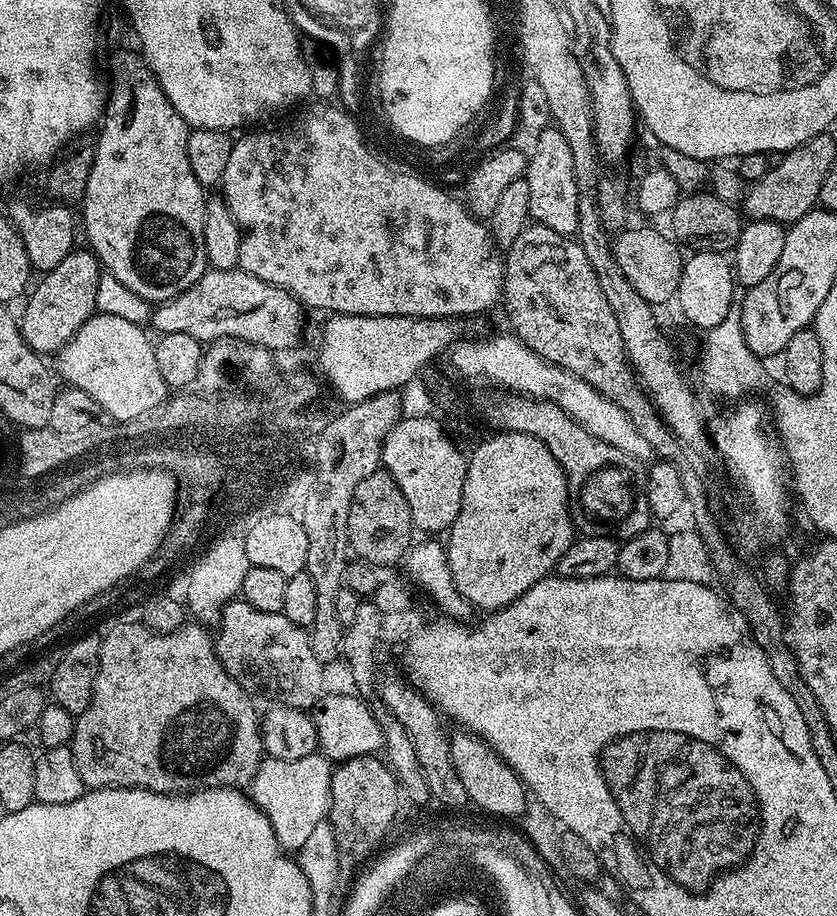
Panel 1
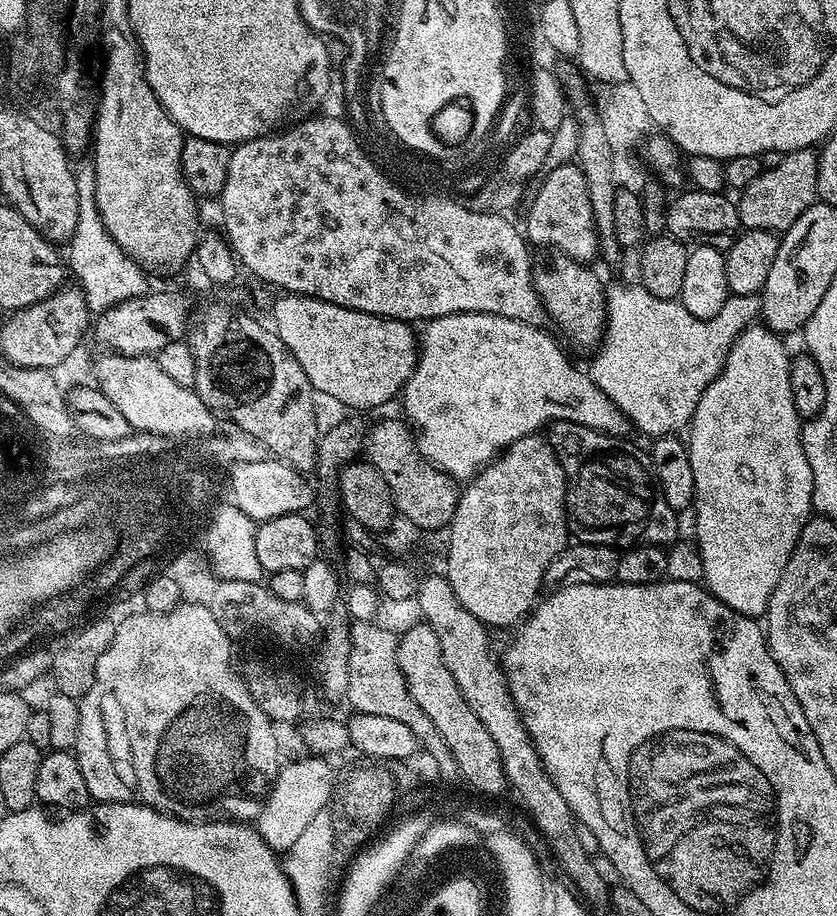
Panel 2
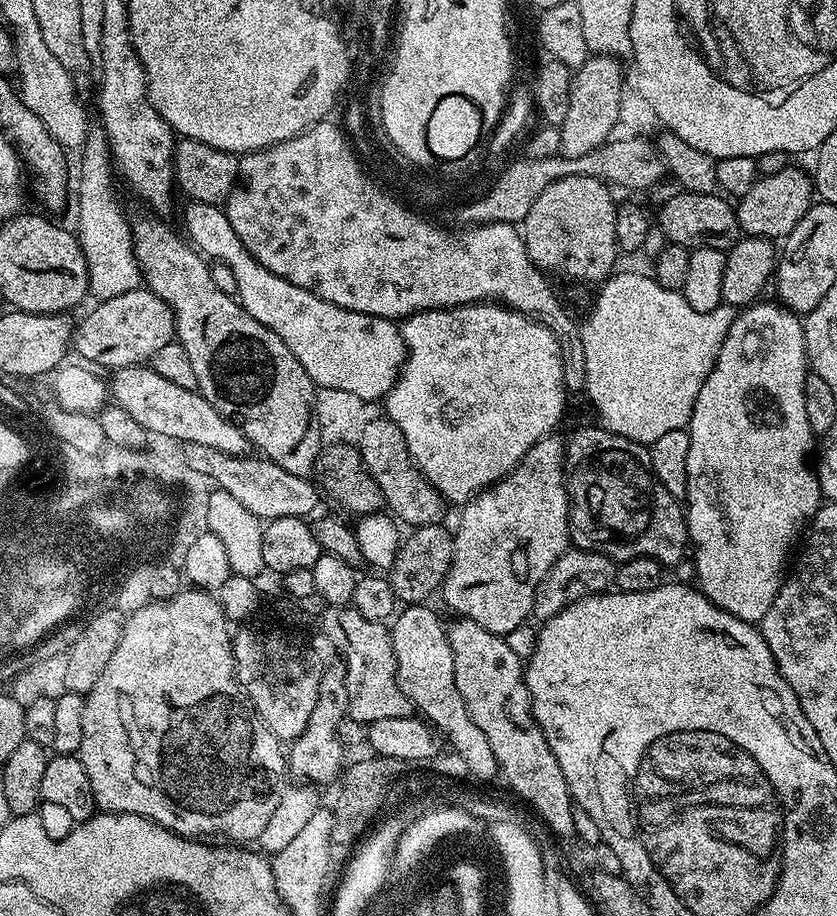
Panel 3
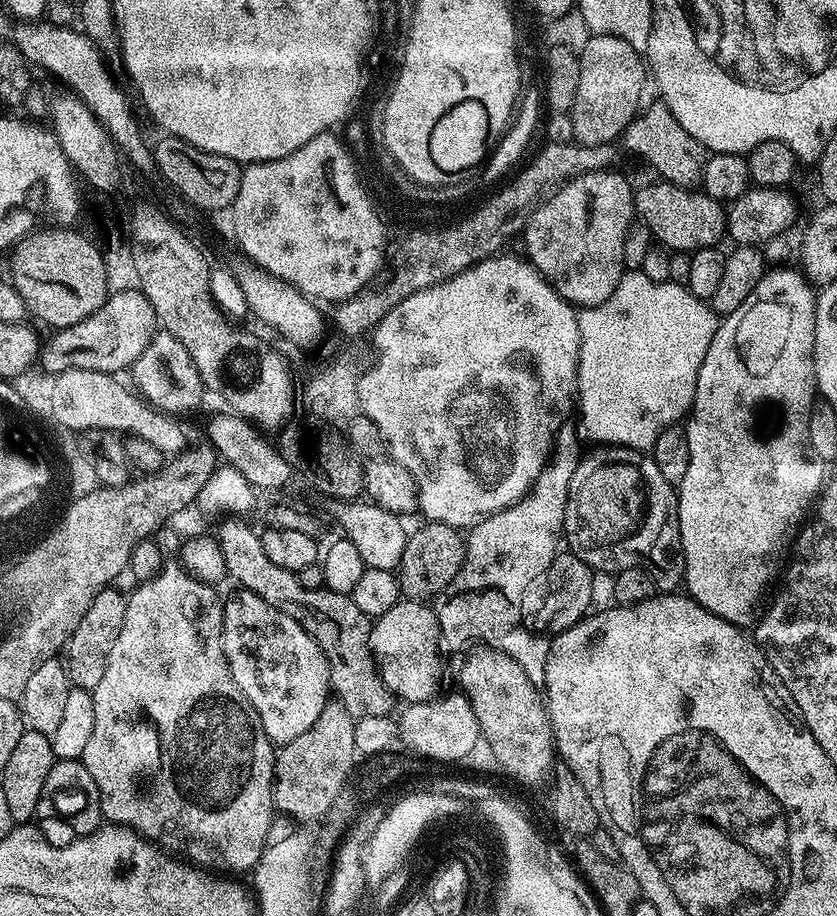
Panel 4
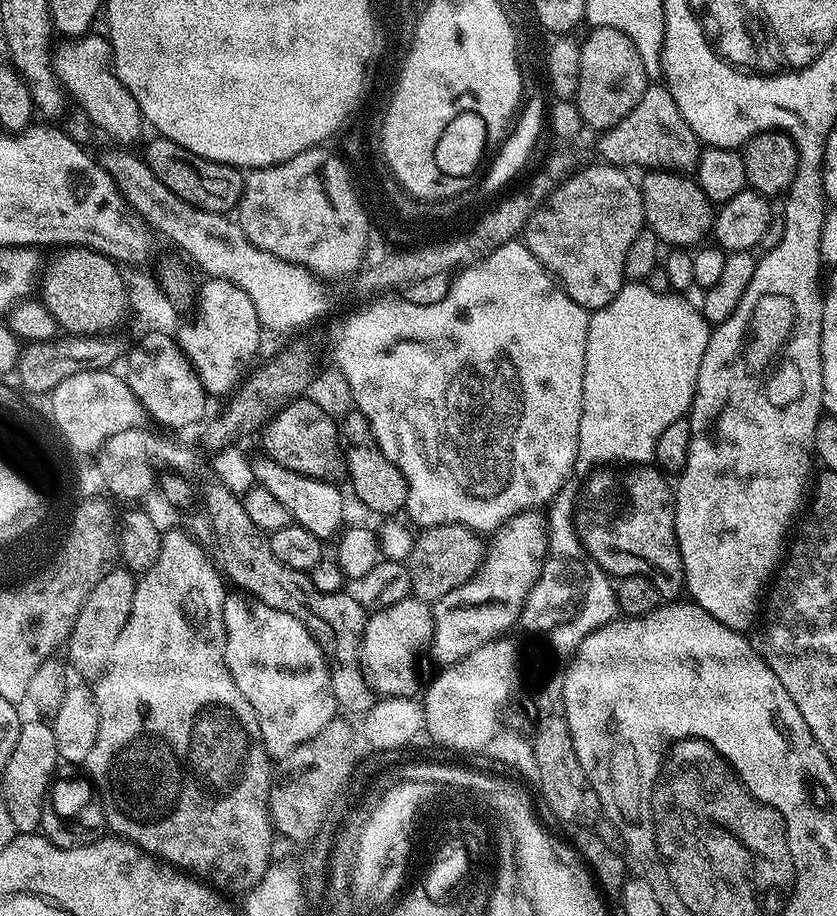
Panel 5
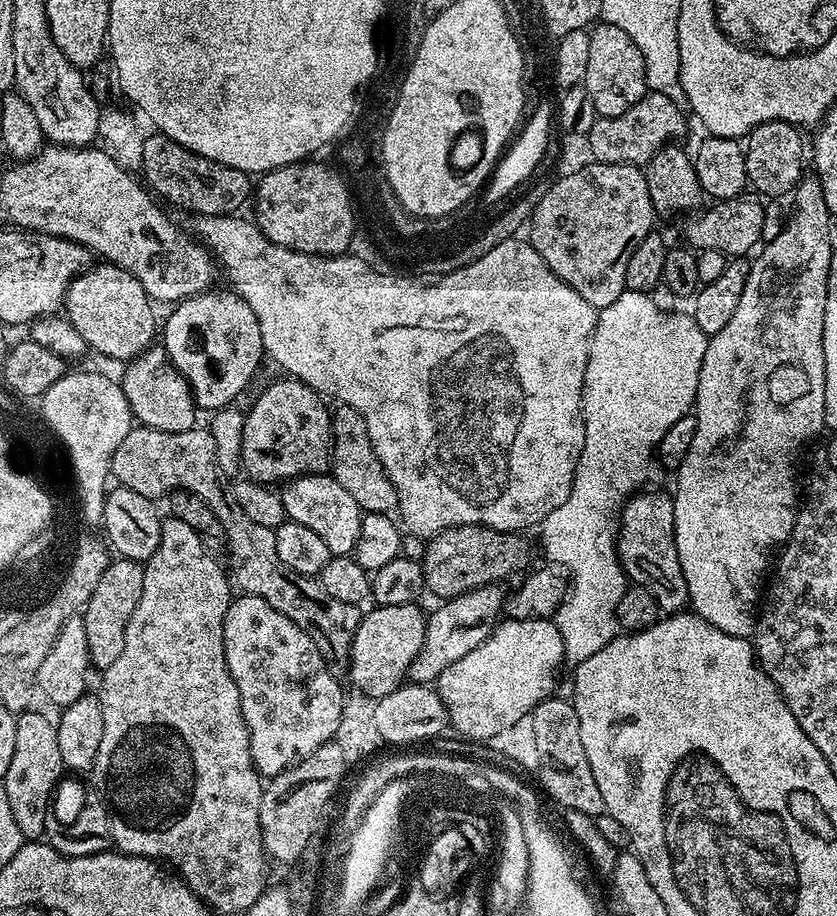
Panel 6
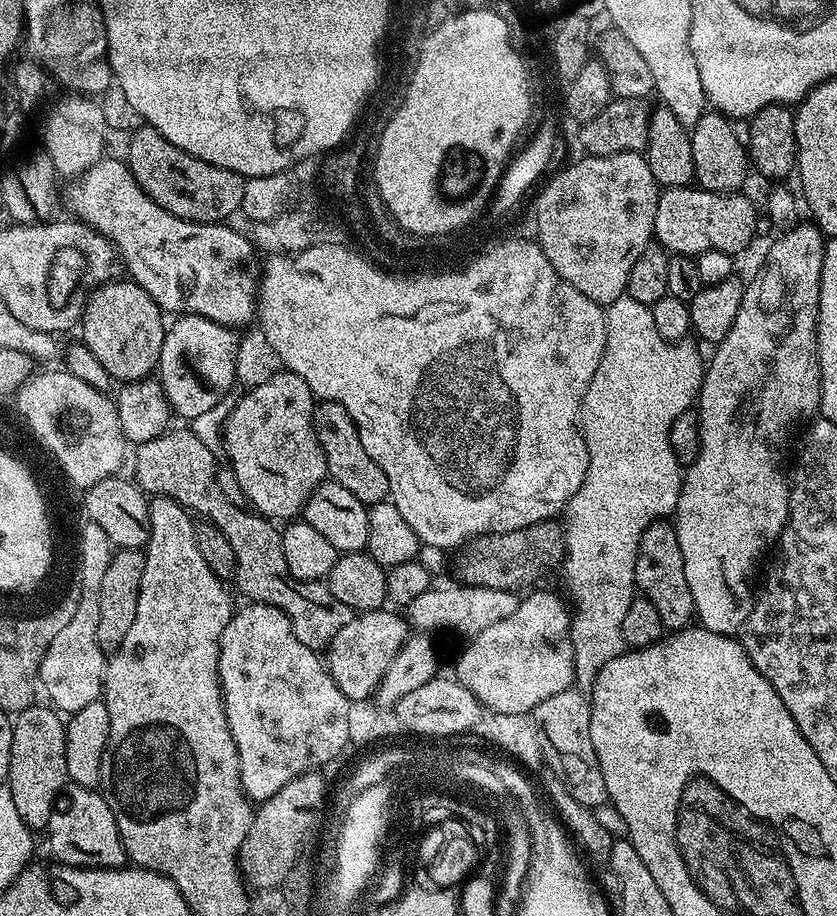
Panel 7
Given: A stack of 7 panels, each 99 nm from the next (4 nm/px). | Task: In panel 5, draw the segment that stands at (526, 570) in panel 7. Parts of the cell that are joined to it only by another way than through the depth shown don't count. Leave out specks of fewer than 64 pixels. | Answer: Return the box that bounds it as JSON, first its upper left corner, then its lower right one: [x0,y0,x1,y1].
[406,524,486,602]

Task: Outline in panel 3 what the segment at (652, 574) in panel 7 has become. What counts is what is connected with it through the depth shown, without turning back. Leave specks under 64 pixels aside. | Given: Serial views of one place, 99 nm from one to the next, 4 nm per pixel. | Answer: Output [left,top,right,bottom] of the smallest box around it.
[564,428,689,566]

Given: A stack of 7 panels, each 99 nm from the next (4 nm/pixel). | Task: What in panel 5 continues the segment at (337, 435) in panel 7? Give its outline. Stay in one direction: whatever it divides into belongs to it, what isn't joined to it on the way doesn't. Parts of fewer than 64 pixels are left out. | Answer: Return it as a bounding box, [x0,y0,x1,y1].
[339,410,408,518]

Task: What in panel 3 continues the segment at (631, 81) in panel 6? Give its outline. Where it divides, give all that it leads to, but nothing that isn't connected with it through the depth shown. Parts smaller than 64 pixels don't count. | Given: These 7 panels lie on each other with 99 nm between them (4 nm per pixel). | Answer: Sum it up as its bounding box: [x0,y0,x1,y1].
[558,54,624,158]

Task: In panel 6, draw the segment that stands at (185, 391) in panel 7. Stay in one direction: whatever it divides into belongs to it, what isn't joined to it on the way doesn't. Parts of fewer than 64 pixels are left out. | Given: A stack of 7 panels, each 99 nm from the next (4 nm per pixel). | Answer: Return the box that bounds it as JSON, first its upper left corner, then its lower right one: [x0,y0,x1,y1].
[162,291,266,414]

